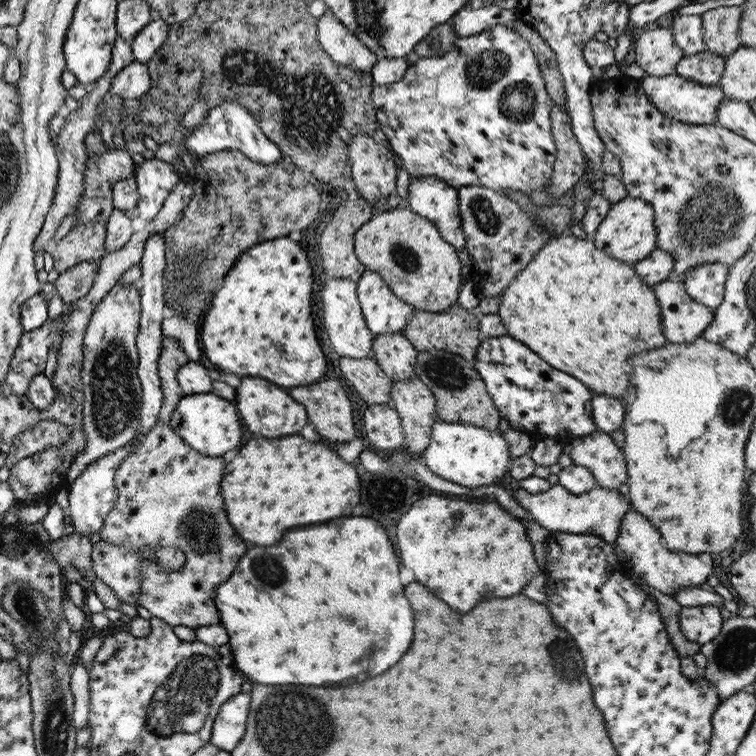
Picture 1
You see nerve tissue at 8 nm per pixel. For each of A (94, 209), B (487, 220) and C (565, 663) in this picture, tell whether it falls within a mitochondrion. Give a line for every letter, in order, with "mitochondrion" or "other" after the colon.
A: other
B: mitochondrion
C: mitochondrion

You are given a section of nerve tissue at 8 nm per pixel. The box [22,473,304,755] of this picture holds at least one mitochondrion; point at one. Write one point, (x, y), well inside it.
(180, 704)

